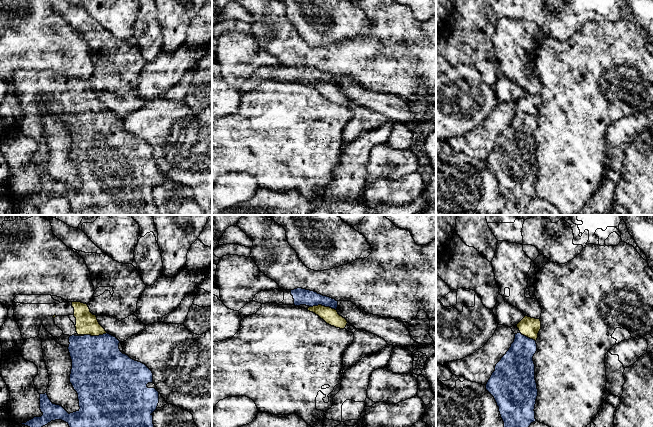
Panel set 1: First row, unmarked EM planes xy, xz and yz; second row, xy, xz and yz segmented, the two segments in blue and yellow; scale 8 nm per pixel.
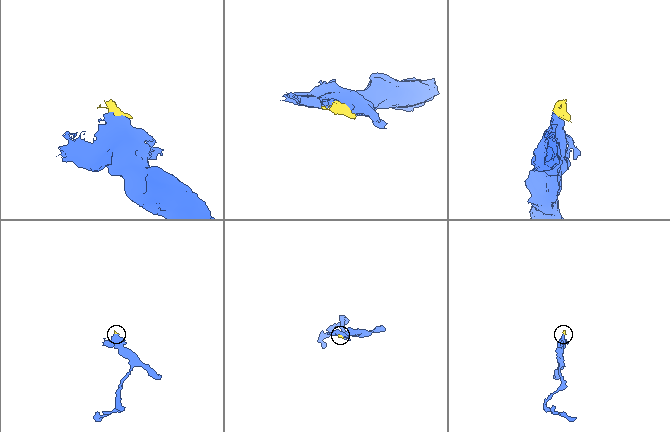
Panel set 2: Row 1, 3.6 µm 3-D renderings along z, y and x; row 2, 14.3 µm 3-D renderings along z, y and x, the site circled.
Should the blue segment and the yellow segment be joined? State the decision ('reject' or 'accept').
accept

